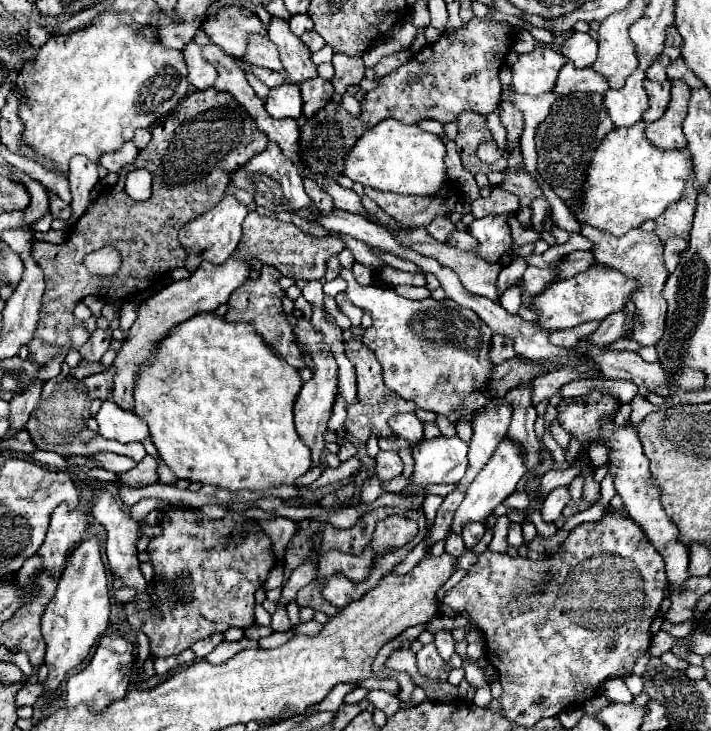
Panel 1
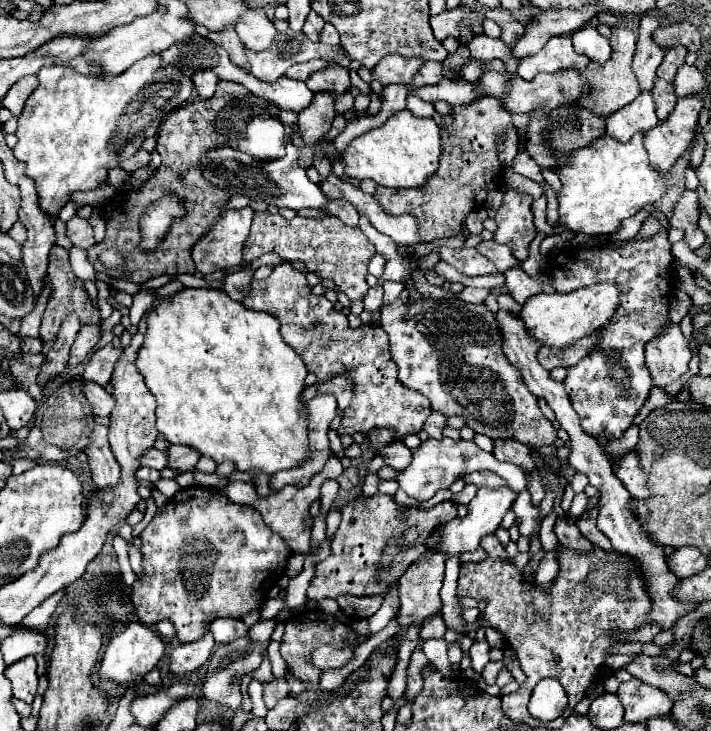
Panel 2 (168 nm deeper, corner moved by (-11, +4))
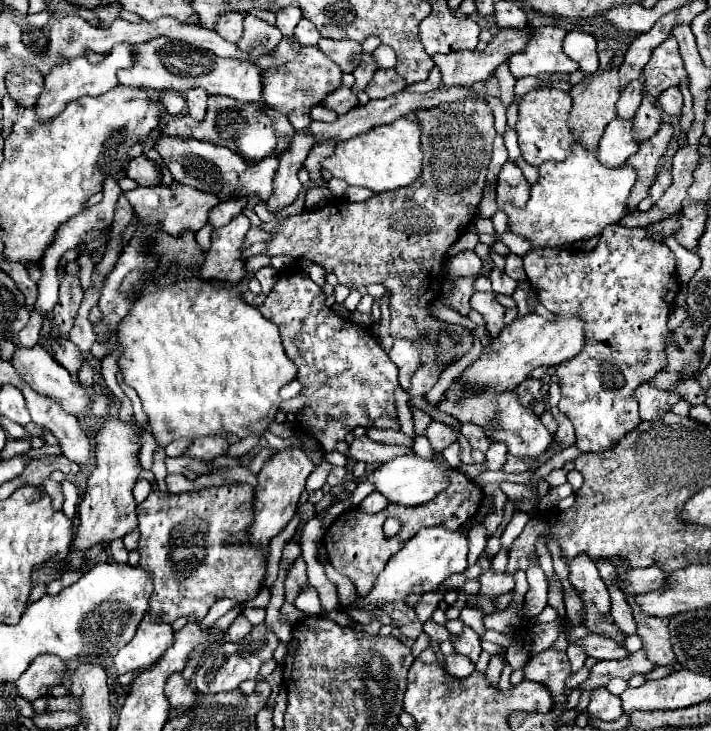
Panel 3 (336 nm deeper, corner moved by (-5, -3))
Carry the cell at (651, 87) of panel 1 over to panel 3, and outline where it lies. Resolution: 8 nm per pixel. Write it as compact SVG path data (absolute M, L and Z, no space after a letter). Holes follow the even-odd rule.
M643 95L643 101L633 117L633 135L637 137L637 143L643 143L645 139L653 137L659 131L661 125L661 117L659 117L659 109L657 105L651 101L649 95Z

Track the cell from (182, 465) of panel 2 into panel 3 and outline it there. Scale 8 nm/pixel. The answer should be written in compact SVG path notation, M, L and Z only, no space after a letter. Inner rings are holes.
M201 437L201 441L195 441L185 455L197 457L203 461L211 461L215 457L223 457L227 449L229 445L225 445L225 441L221 441L219 437Z

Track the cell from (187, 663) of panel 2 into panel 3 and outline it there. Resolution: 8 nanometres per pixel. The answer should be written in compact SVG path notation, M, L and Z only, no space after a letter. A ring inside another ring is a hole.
M179 673L169 677L167 687L165 687L165 697L169 699L173 709L185 709L187 711L197 703L195 691L183 681L183 677Z

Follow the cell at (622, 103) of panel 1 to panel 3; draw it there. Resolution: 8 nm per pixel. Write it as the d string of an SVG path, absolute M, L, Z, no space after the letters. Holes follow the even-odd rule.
M615 119L613 123L607 125L601 141L599 141L599 151L597 151L597 159L601 161L601 165L617 169L621 165L625 165L625 161L637 153L639 145L633 139L633 121L621 121Z

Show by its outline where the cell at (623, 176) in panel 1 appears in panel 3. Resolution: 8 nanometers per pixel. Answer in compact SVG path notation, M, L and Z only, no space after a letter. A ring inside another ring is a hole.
M573 143L565 161L547 161L539 167L539 179L531 187L531 199L525 207L505 205L509 217L507 231L527 239L533 247L561 247L599 235L607 225L627 215L627 197L635 185L635 169L607 169L597 161L595 151Z

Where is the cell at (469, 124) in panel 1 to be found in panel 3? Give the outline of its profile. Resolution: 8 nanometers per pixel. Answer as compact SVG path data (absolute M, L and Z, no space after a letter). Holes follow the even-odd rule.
M467 97L465 101L453 101L449 105L439 105L433 109L419 109L415 111L417 123L421 127L421 149L423 149L423 167L421 177L413 181L413 185L403 189L393 189L393 193L377 193L367 201L347 201L347 199L333 199L329 205L323 205L321 209L305 209L299 215L289 217L281 223L279 233L267 241L269 249L265 255L279 255L289 253L291 257L303 257L309 261L315 261L327 269L327 273L337 275L341 285L353 283L355 287L371 285L371 283L383 283L389 291L389 309L391 309L391 337L393 339L405 339L405 337L417 337L425 335L429 339L429 345L425 345L425 365L421 365L419 373L413 373L411 389L407 391L411 397L421 397L427 391L433 389L437 383L441 371L451 365L453 361L461 359L469 353L473 347L473 333L467 327L451 325L445 321L439 321L431 311L431 303L437 301L441 295L443 285L443 263L449 247L465 233L465 225L469 225L477 215L477 205L483 197L485 189L485 173L487 165L493 155L493 139L497 135L493 127L493 111L485 101L473 101L473 97ZM441 329L447 329L447 335L457 345L449 351L437 349L437 341L441 335Z

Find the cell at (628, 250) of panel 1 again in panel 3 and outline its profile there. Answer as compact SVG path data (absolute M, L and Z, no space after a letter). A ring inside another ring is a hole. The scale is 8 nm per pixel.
M643 383L641 387L637 387L633 397L639 403L641 421L657 421L657 419L661 419L679 401L679 397L671 389L661 391L661 389L655 389L651 383Z

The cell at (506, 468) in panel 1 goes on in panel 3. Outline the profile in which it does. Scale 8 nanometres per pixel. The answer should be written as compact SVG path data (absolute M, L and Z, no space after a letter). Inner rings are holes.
M441 527L421 529L413 539L409 539L399 553L395 553L387 567L379 573L373 589L367 595L359 595L353 581L337 572L331 565L323 565L327 577L337 585L338 602L341 609L375 609L391 601L403 601L409 595L431 593L437 591L443 581L447 581L455 573L463 573L467 569L467 535L465 533L441 533Z

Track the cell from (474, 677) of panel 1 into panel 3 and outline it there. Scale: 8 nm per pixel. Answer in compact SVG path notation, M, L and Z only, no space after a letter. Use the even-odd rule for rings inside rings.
M465 627L463 633L457 635L457 641L453 643L453 647L457 653L467 655L475 663L479 659L479 653L481 653L481 639L471 627Z

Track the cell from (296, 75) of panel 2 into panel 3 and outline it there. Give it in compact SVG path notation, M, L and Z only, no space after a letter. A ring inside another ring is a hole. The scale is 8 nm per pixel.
M301 47L297 57L279 69L265 69L261 81L265 81L265 105L285 115L295 131L309 129L309 109L321 105L329 93L341 87L341 69L319 47Z

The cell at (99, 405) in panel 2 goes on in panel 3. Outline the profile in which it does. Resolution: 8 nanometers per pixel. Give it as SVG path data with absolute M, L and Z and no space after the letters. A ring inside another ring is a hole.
M35 345L33 349L25 349L25 347L15 347L15 353L11 357L11 365L17 367L17 373L23 377L23 381L27 381L33 391L53 397L67 413L73 413L77 417L81 417L89 407L91 407L91 397L89 391L81 385L81 383L73 383L71 375L65 367L61 367L55 357L43 347L43 345Z

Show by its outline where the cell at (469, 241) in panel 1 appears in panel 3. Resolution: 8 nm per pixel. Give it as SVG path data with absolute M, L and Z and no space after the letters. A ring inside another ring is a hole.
M497 267L491 269L489 279L493 281L493 293L501 293L501 295L513 295L517 289L517 281L511 279L509 275L505 275L503 271L499 271Z

